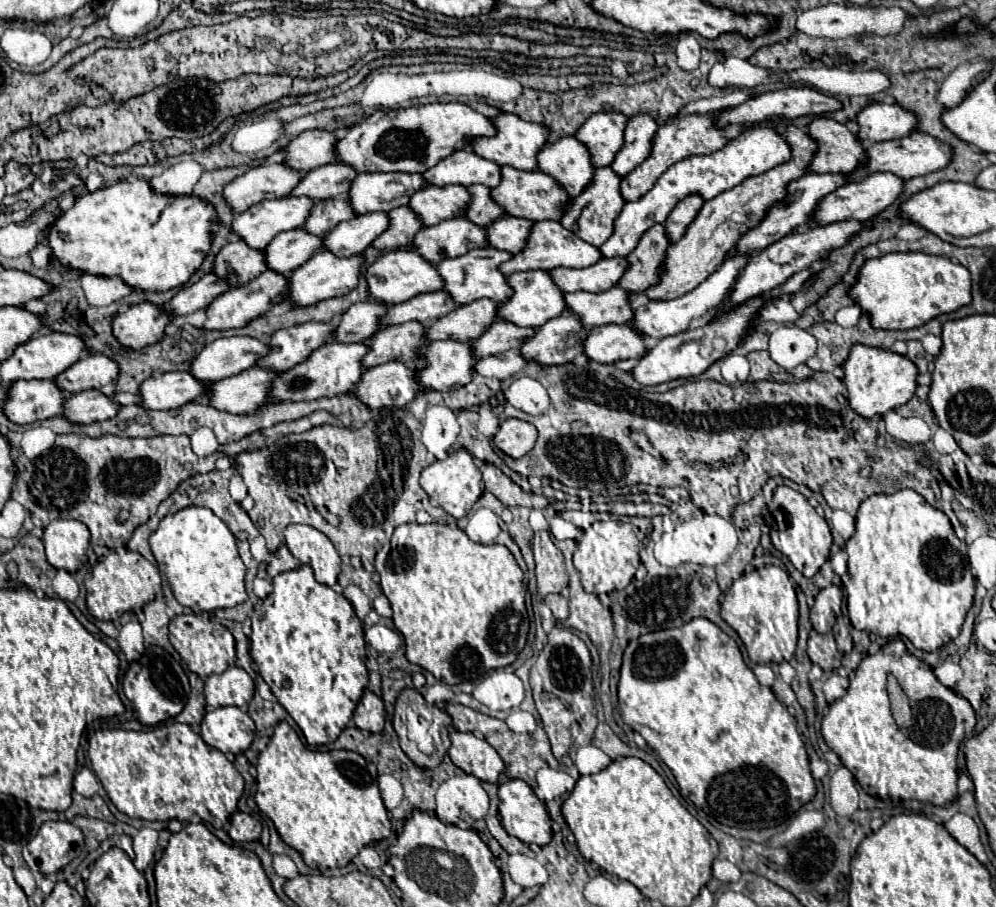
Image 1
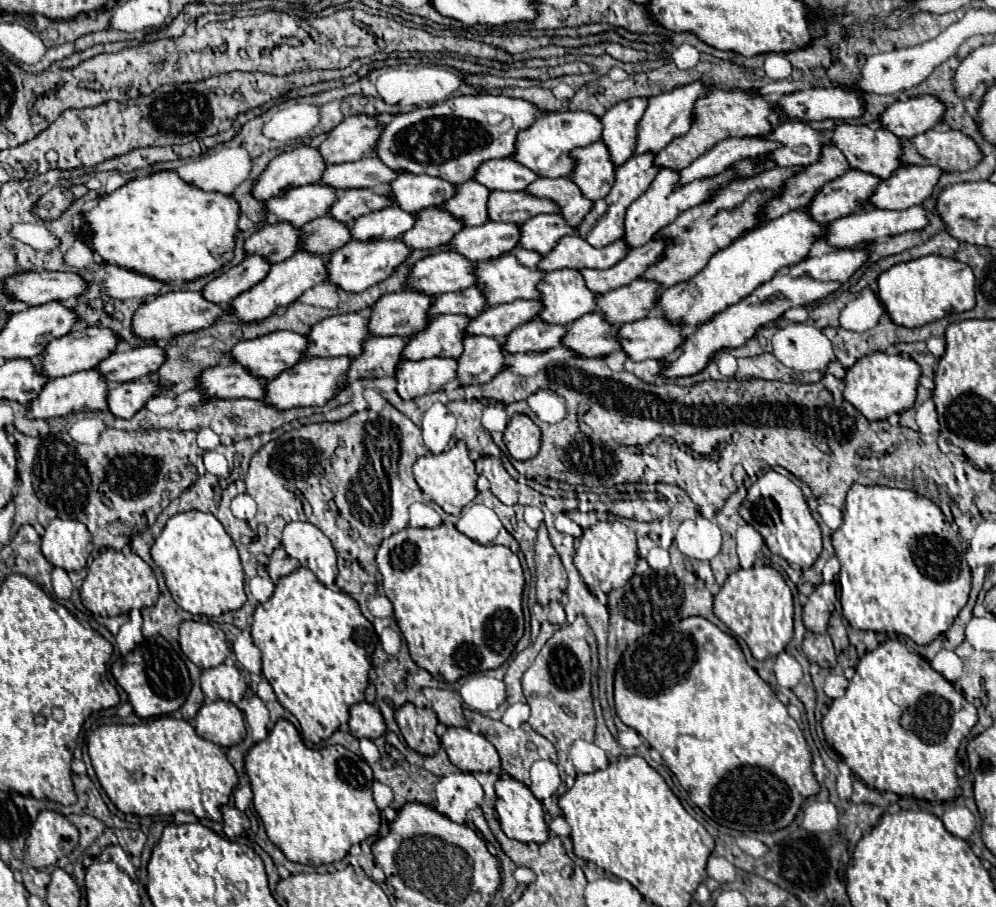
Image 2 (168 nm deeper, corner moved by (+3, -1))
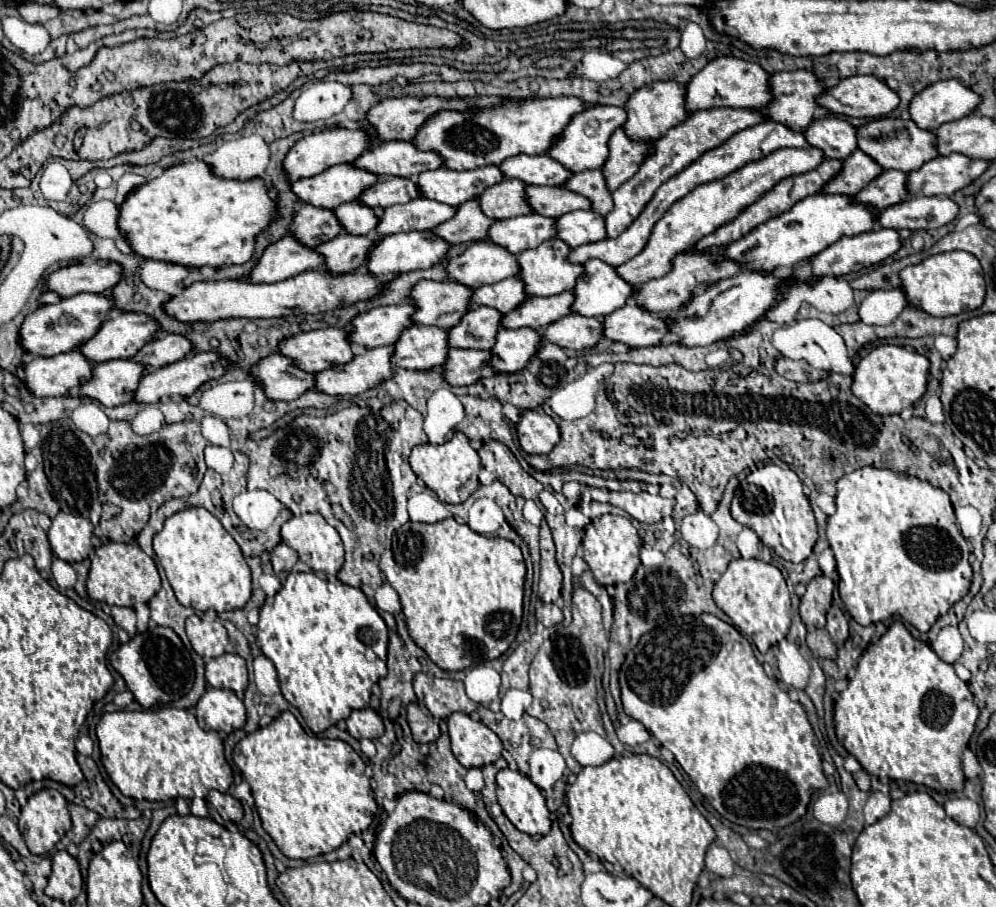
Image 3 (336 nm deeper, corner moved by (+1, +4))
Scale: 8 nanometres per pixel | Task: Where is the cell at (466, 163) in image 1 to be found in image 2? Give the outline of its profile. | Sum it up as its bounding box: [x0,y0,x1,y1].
[475,158,539,190]

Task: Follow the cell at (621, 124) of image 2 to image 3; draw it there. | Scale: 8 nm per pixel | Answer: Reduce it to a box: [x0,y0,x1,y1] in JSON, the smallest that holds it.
[623,81,689,139]

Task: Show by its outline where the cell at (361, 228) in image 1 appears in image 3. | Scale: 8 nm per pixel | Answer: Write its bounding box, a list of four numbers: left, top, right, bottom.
[377,199,455,237]

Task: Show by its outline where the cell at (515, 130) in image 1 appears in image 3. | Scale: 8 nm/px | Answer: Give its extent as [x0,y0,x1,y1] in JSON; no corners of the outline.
[547,105,627,173]

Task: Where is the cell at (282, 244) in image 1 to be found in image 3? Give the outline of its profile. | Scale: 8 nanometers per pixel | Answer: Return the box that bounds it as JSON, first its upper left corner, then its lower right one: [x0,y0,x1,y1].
[333,201,377,235]

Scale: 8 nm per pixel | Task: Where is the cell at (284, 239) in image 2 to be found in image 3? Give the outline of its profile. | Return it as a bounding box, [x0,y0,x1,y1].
[289,205,343,247]

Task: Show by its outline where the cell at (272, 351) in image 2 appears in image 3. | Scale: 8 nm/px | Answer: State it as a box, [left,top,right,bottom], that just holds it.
[279,327,353,371]

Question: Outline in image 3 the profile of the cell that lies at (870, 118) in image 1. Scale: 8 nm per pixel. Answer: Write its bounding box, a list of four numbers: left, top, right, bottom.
[909,79,979,131]

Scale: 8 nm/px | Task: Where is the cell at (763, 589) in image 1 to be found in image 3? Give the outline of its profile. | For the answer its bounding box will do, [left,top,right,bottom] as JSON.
[713,559,791,653]

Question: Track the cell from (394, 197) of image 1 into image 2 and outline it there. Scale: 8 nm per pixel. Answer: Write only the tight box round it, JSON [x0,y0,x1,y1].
[389,172,455,212]

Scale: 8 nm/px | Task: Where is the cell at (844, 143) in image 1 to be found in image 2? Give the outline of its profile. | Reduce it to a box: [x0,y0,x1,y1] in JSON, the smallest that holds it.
[833,124,903,180]

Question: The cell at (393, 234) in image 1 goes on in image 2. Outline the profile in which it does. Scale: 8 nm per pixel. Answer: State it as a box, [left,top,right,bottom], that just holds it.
[401,208,465,250]

